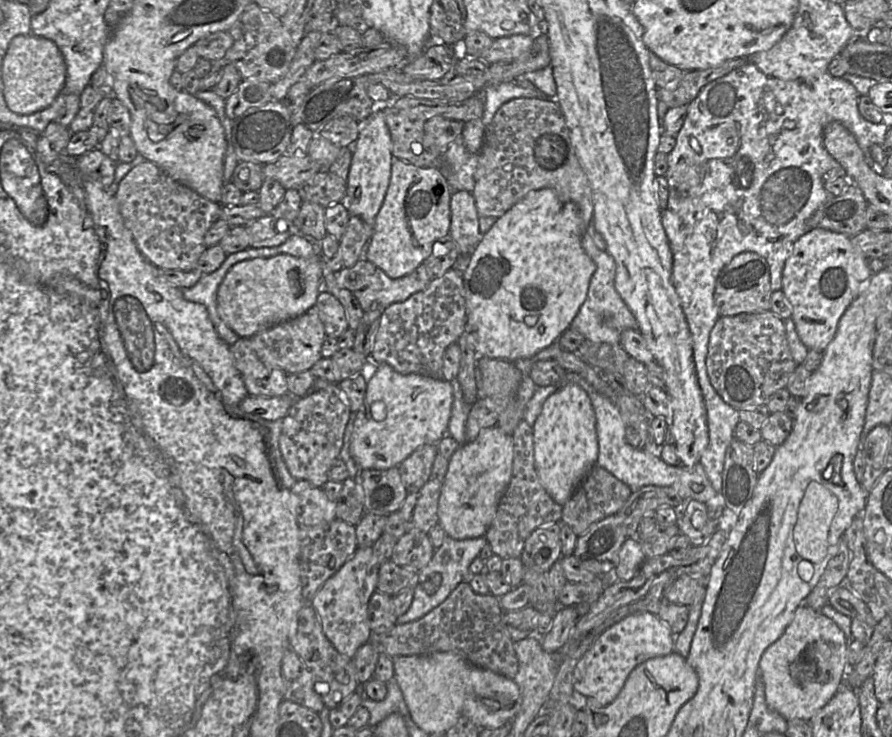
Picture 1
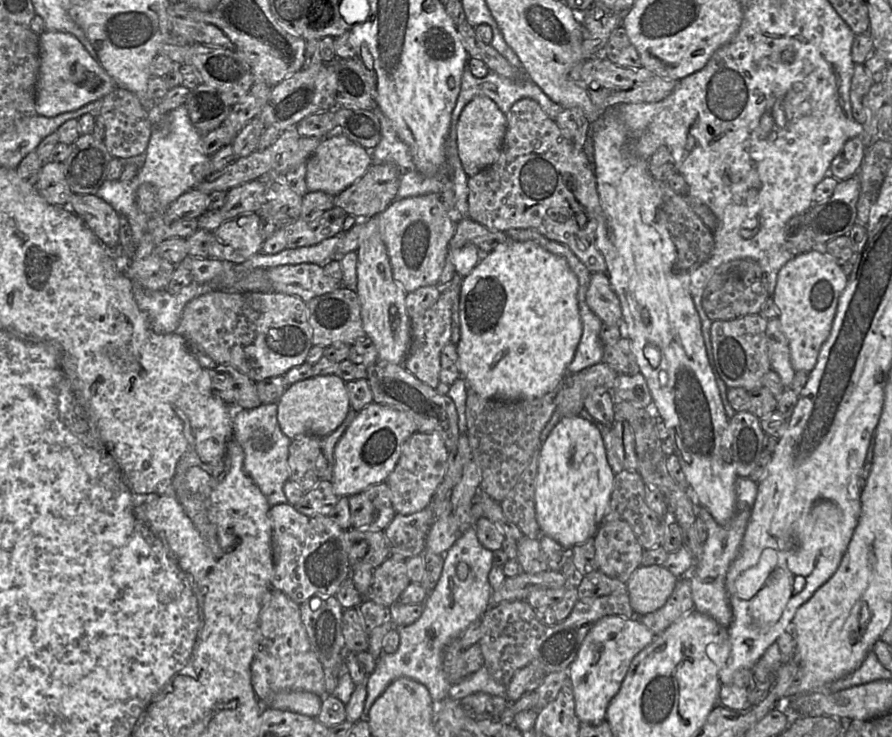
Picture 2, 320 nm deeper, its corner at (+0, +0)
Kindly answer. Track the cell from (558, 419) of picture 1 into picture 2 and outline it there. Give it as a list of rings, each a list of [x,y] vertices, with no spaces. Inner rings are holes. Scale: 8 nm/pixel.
[[[580,415],[562,417],[540,448],[535,509],[541,533],[566,549],[593,538],[603,522],[614,476],[597,427]]]

